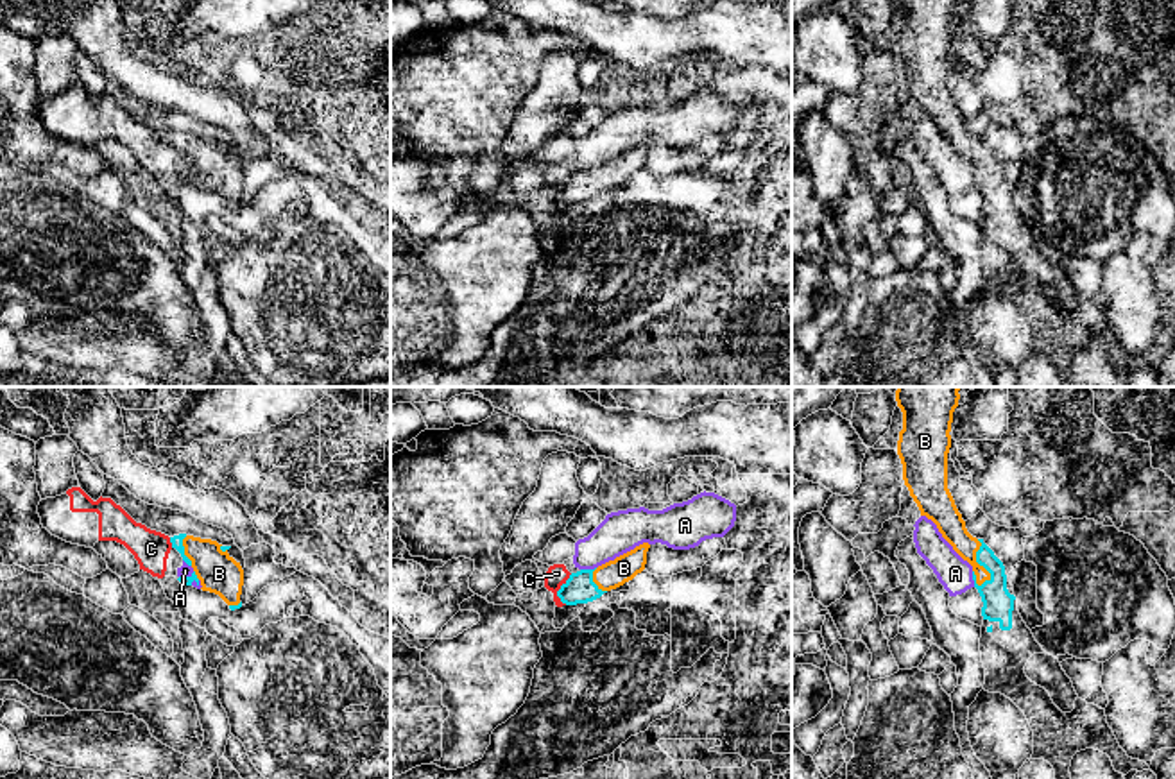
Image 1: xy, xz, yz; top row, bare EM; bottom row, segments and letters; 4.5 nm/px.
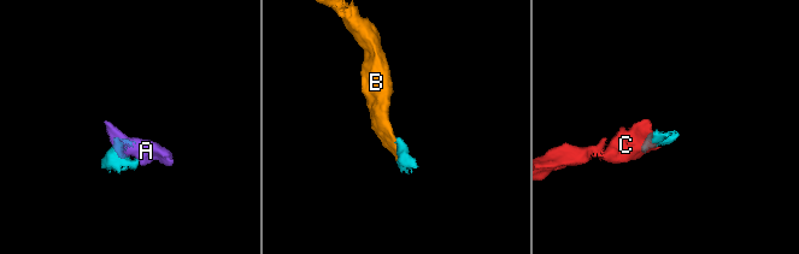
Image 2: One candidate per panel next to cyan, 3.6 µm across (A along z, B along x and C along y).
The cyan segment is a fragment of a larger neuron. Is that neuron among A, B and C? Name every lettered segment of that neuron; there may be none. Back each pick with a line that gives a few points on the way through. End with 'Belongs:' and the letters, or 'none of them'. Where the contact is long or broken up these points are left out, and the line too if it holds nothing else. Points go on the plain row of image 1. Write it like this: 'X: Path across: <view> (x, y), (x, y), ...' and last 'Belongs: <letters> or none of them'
B: Path across: yz (998, 203), (989, 172), (978, 162), (948, 119)
Belongs: B

